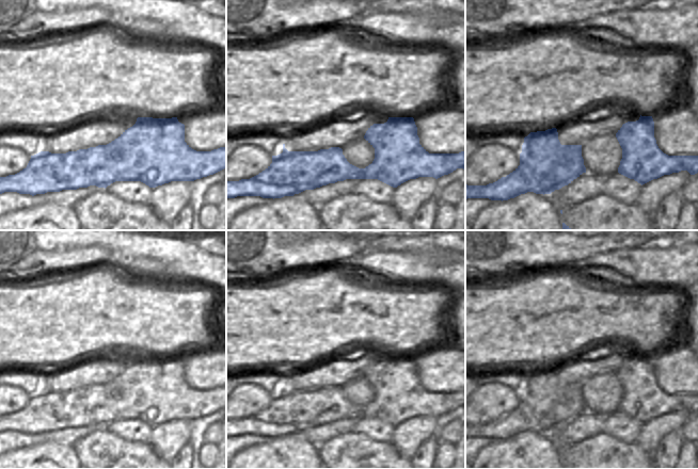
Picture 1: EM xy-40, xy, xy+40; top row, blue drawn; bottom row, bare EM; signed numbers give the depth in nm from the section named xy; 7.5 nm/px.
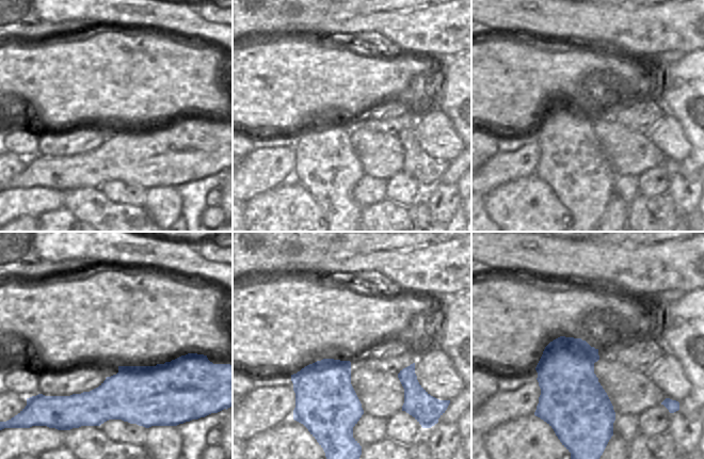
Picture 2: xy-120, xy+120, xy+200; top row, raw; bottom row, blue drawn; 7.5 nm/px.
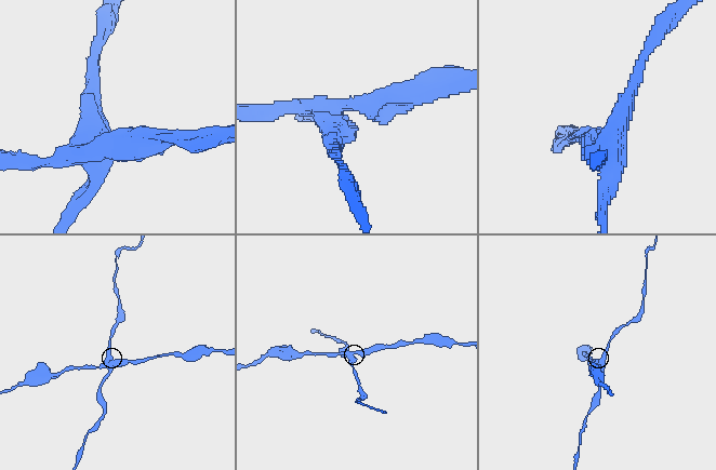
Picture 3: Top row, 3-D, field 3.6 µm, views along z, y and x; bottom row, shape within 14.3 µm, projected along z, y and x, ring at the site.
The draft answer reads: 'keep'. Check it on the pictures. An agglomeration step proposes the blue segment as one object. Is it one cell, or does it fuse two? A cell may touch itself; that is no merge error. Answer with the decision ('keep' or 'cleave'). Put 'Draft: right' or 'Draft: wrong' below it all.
cleave
Draft: wrong

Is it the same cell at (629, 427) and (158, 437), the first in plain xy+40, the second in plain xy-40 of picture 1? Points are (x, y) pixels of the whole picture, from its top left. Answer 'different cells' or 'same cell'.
different cells

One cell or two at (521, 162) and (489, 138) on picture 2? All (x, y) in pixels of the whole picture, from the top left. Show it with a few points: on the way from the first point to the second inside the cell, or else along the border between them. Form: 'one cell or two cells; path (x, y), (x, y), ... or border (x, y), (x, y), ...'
two cells; border (498, 151), (482, 165)

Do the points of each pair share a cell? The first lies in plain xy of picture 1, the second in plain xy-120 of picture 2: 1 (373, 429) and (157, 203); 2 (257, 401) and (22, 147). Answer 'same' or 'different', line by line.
1: different
2: different

